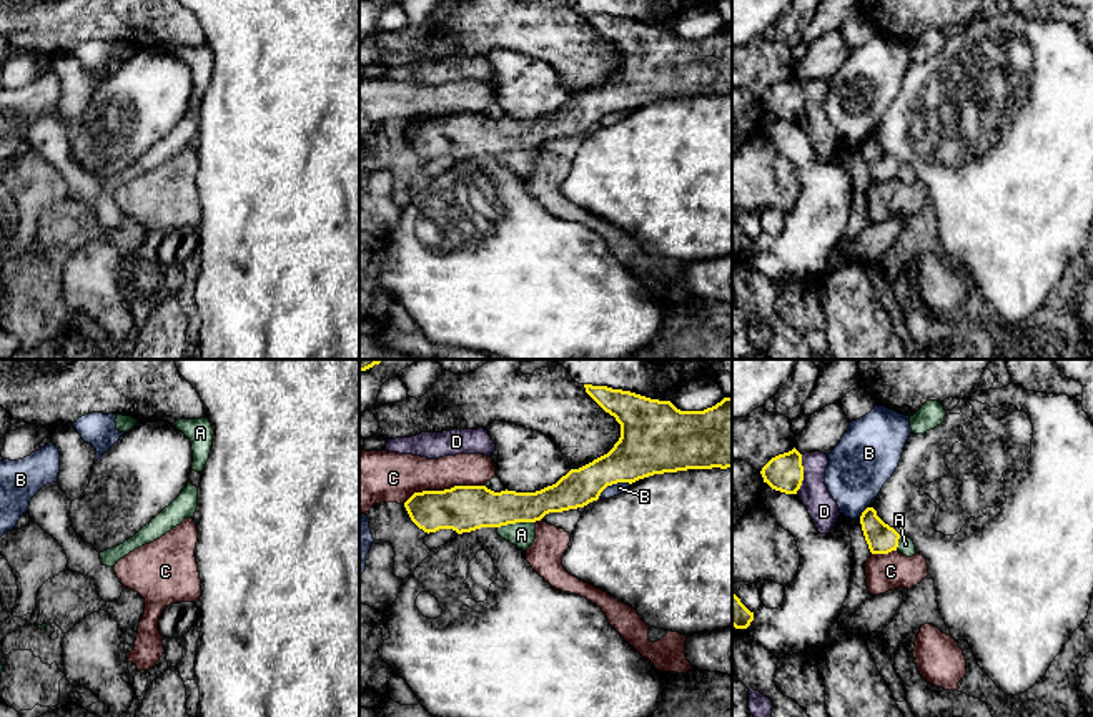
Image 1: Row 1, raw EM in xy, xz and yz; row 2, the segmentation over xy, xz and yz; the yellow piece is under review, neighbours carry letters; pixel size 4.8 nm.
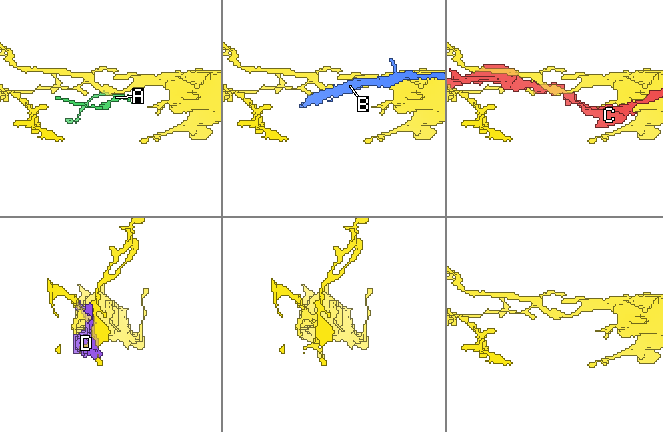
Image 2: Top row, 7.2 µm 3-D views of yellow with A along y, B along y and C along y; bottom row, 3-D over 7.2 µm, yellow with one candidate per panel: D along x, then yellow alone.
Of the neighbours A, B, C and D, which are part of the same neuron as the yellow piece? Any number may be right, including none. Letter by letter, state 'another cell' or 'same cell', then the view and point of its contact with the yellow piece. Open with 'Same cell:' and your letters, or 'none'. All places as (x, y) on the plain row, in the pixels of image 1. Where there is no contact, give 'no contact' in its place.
Same cell: A
A: same cell | xz (516, 148)
B: another cell | xz (613, 110)
C: another cell | xz (445, 117)
D: another cell | yz (802, 102)

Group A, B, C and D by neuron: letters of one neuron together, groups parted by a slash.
A / B / C / D

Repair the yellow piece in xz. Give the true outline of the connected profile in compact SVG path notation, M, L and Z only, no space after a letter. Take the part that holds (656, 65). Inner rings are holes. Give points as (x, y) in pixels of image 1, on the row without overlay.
M584 15L621 52L621 65L607 82L536 120L494 120L486 113L414 120L404 130L411 148L428 161L496 155L502 166L526 178L546 141L584 135L607 113L664 100L732 95L732 25L704 38L680 38L670 28L631 18Z

